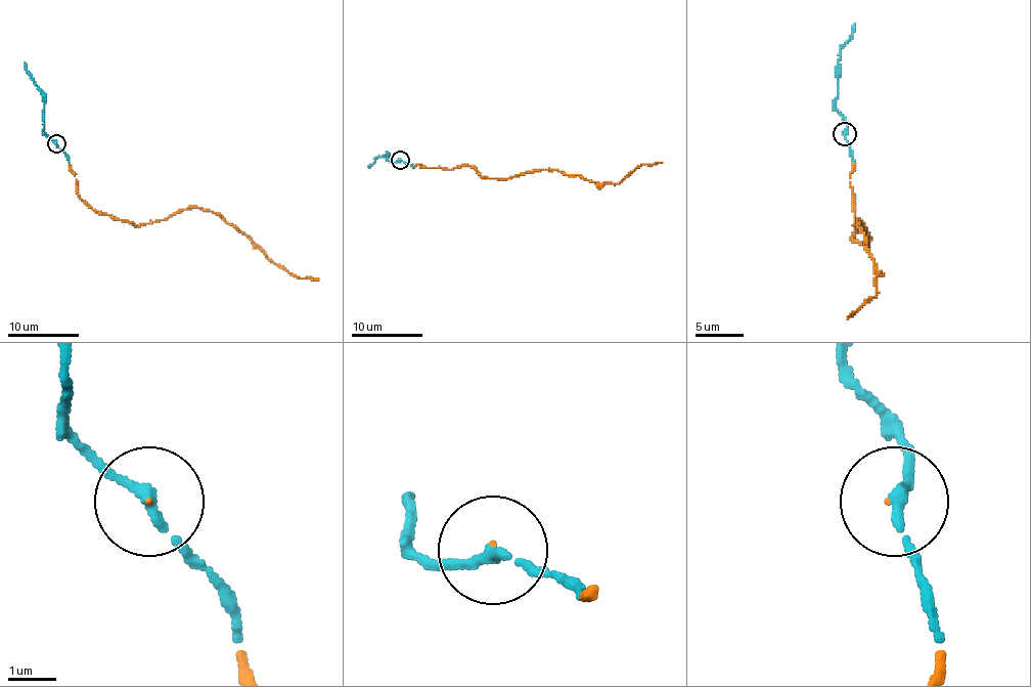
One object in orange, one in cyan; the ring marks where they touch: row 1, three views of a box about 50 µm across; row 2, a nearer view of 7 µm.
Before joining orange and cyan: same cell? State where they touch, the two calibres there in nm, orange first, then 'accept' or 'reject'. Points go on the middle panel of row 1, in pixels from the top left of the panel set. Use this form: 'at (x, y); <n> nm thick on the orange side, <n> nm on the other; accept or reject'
at (400, 160); 30 nm thick on the orange side, 200 nm on the other; accept

